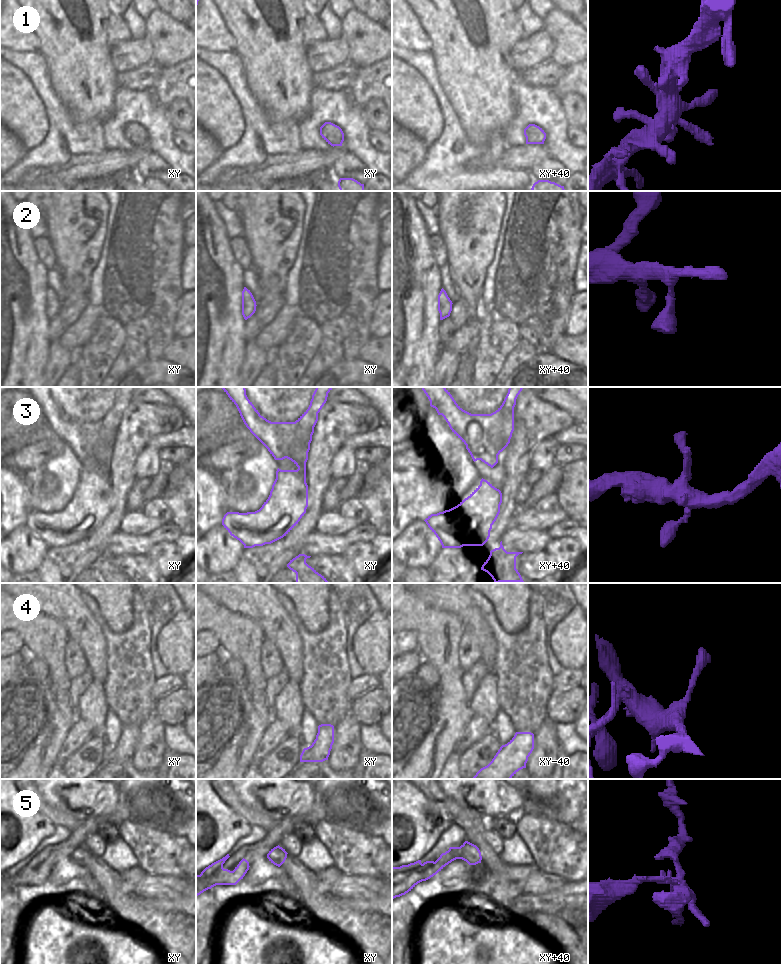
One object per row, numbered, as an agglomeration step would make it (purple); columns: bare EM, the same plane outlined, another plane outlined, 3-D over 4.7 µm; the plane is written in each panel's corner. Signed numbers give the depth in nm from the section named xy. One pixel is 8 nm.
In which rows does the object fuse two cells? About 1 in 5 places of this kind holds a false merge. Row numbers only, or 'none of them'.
5.

